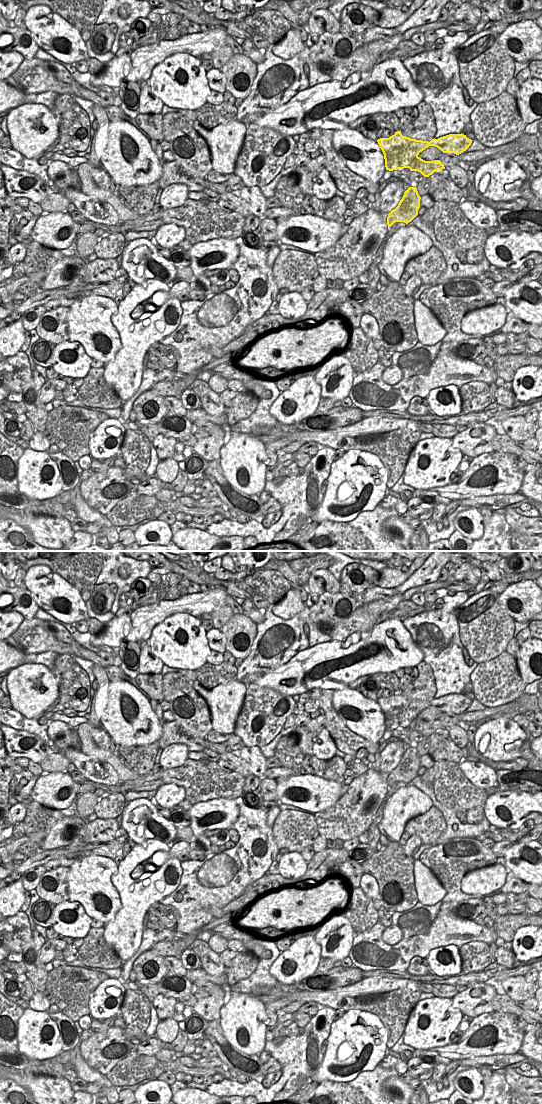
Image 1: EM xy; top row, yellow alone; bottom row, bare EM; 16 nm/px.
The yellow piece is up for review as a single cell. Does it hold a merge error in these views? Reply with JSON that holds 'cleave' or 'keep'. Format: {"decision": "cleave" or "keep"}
{"decision": "cleave"}

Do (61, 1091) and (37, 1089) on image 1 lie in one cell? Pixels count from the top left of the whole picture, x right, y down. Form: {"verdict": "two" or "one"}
{"verdict": "one"}

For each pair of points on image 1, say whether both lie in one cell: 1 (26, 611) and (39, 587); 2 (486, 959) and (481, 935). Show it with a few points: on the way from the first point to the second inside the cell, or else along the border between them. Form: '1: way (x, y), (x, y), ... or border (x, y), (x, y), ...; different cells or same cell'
1: border (26, 588), (39, 608); different cells
2: border (489, 944), (483, 941), (469, 941), (459, 947); different cells

